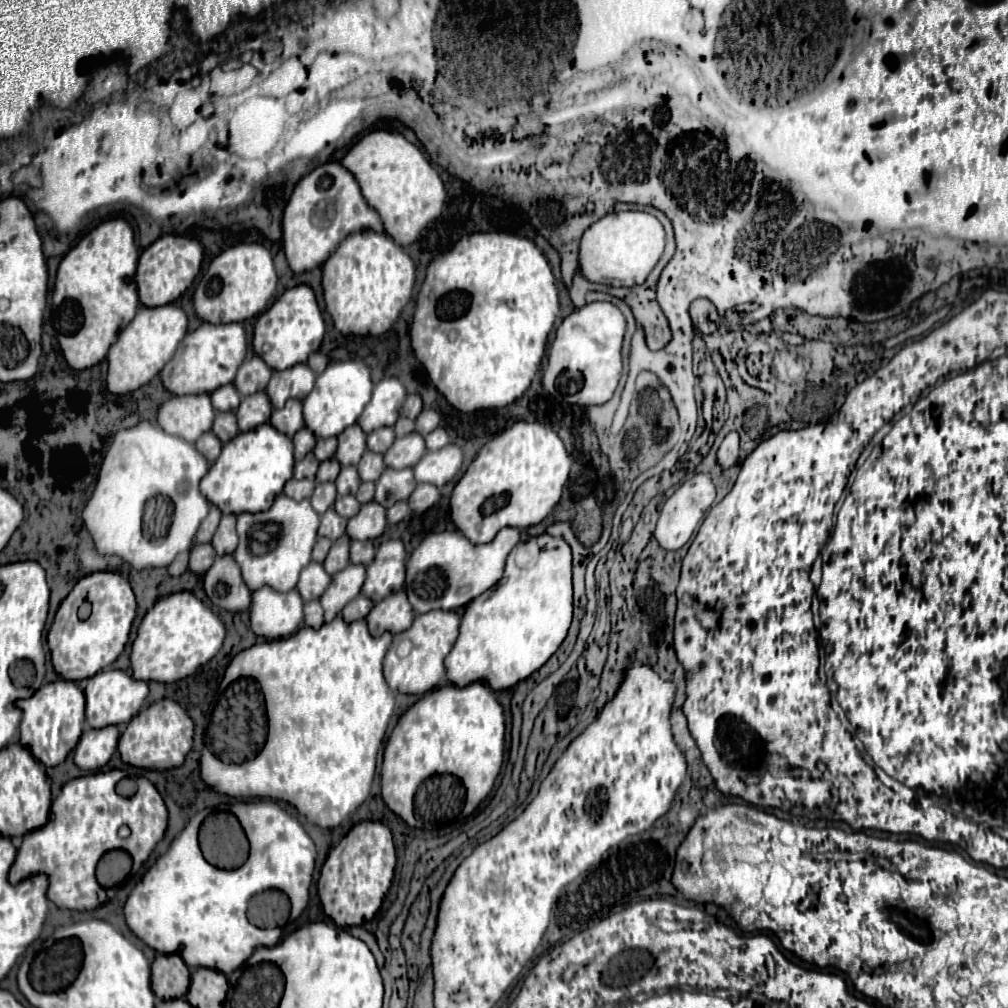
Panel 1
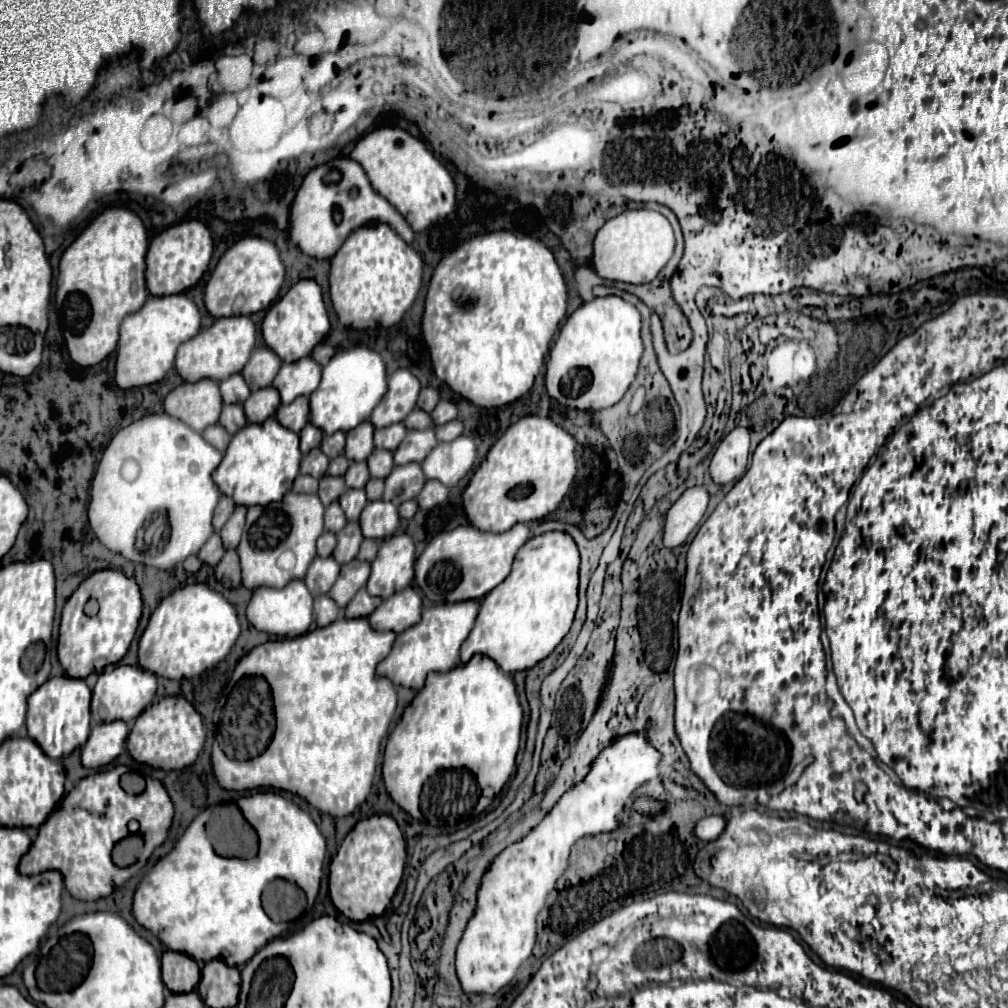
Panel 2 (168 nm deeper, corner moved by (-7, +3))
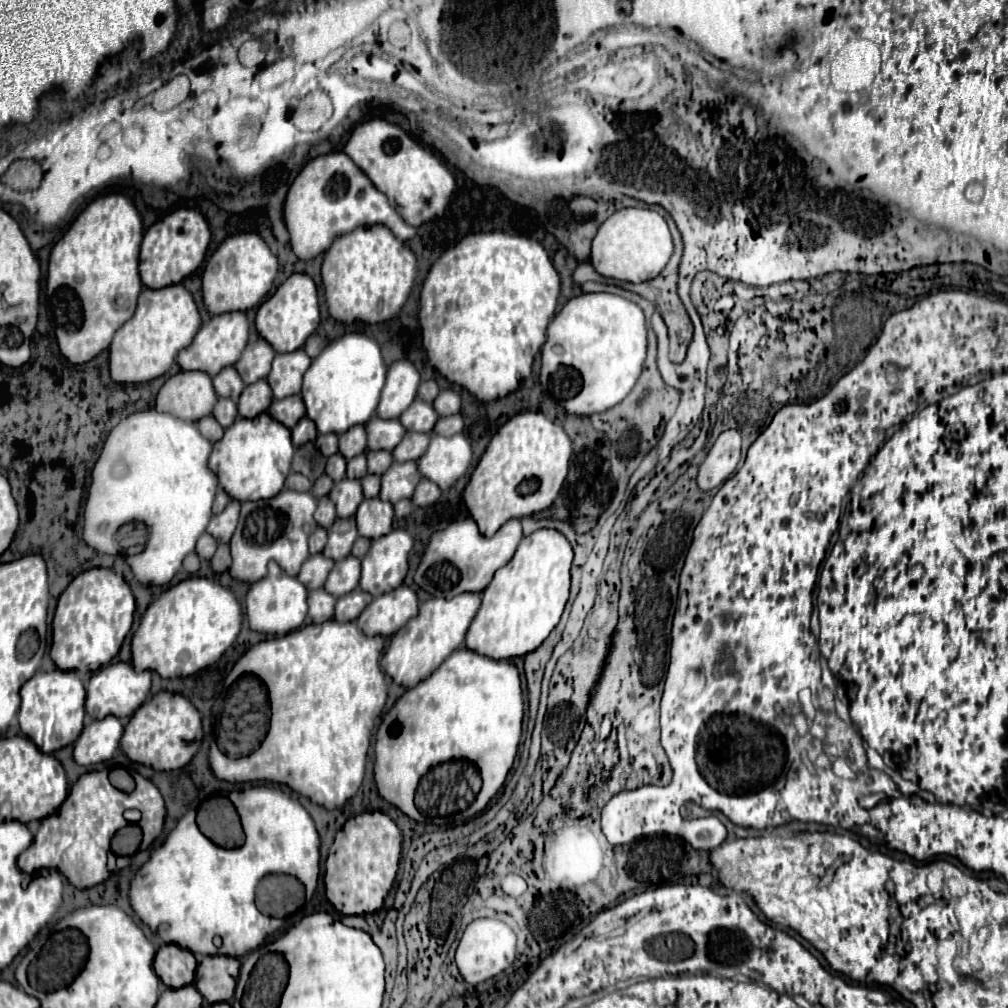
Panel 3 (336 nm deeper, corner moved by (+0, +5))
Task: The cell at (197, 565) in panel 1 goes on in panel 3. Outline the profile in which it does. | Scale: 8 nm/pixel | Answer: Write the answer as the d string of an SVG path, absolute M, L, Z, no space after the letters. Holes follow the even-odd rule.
M207 532L201 536L201 540L197 540L197 548L195 548L195 552L197 552L197 556L199 558L203 558L203 560L211 560L213 558L213 554L215 554L215 550L217 550L217 540L213 538L213 536L209 536Z

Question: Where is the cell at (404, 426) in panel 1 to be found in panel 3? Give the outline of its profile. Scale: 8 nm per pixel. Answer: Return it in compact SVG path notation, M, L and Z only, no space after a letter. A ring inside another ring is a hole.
M415 400L401 416L401 424L407 430L415 430L415 432L431 432L433 424L437 422L437 412L433 408L433 404L427 404L423 400Z

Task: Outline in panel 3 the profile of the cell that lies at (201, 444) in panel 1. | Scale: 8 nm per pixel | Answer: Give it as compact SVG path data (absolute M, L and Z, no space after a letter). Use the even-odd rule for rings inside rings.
M213 416L201 418L201 420L197 422L197 428L199 428L199 432L201 432L211 444L215 444L217 440L221 440L221 436L223 436L223 428L221 428L221 424L217 424L217 420L213 420Z

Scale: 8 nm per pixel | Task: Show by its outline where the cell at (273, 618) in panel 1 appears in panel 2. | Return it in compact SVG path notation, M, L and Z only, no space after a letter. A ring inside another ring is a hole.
M290 580L280 590L260 586L252 594L246 616L248 616L250 624L260 632L268 632L268 634L274 634L280 638L296 638L300 634L306 634L312 624L312 594L308 592L308 588L304 586L302 580Z

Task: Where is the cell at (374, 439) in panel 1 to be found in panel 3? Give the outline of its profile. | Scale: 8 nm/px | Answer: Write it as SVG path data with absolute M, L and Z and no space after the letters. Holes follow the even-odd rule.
M373 416L373 420L369 420L365 428L369 438L369 450L393 450L405 434L405 428L399 420L383 420L379 416Z

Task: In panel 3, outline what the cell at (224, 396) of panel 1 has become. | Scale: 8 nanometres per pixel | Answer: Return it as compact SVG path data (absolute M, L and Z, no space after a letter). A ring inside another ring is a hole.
M233 366L221 370L221 372L213 378L213 386L215 386L217 396L231 398L231 400L237 400L239 394L243 392L243 388L245 388L245 384L241 382L241 376L237 374L237 370L235 370Z

